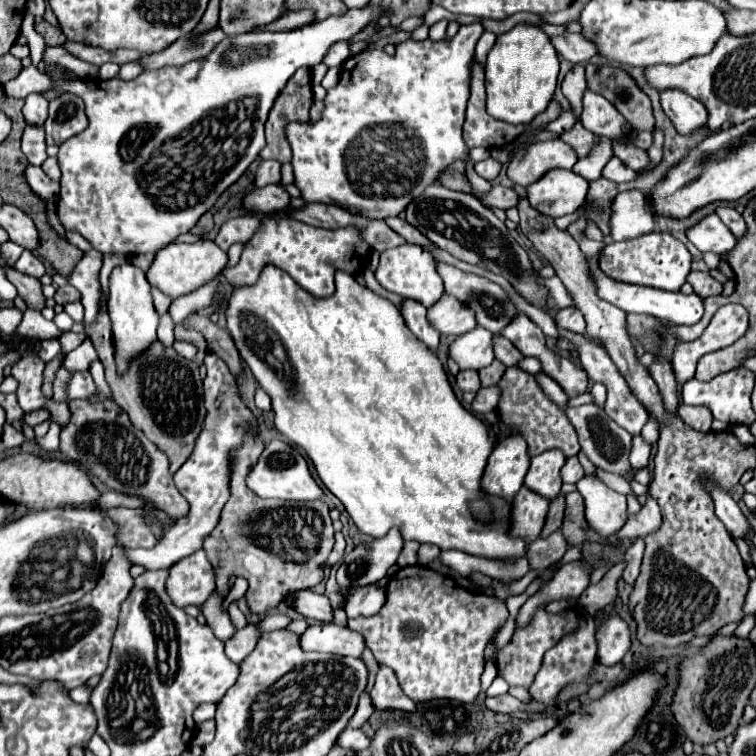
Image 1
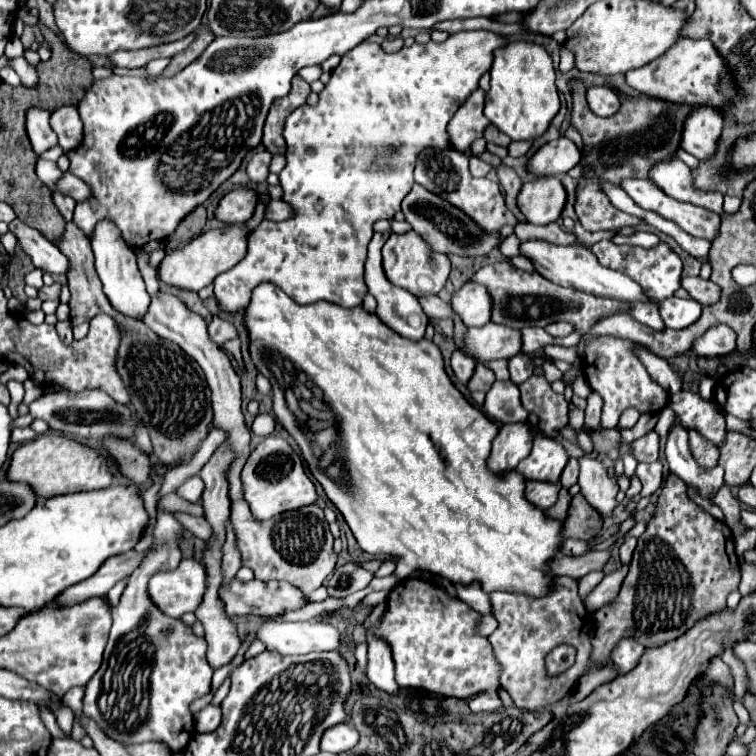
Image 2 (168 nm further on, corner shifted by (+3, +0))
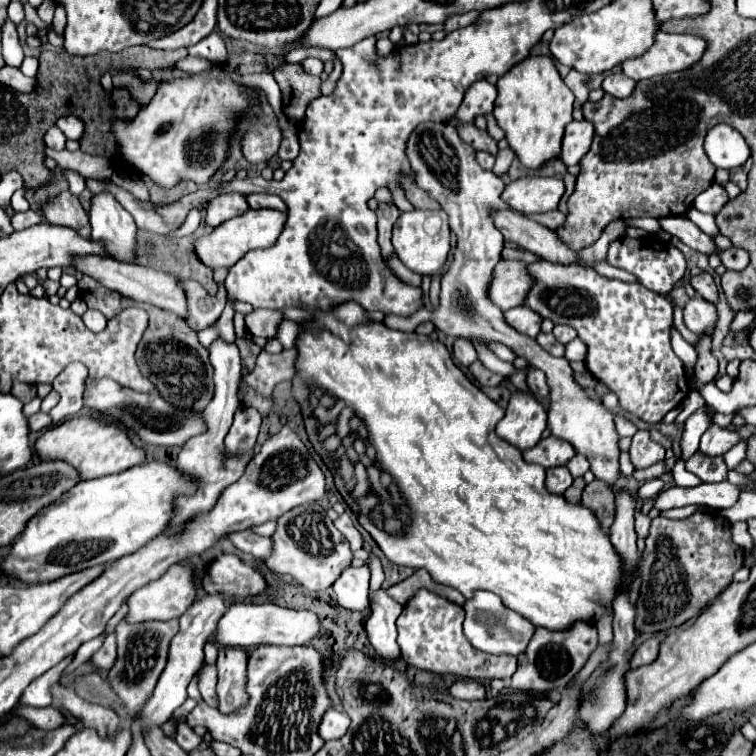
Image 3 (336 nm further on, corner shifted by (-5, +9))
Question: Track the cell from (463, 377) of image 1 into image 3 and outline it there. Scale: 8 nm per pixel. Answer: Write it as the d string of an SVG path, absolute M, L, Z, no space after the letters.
M456 339L456 341L454 341L454 357L456 357L464 367L472 365L472 363L478 359L472 343L466 341L466 339Z

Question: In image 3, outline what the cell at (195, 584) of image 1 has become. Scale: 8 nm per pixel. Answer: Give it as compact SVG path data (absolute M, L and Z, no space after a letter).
M172 565L160 579L144 585L128 599L128 611L124 615L126 623L146 623L146 621L170 621L178 619L196 597L194 581L192 581L192 569L190 565Z

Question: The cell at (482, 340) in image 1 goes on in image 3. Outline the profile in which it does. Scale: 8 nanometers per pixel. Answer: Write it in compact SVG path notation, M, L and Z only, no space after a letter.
M526 305L522 307L514 307L510 311L504 313L506 321L520 333L526 333L530 337L536 337L540 333L540 325L542 325L542 317L538 317L538 313L534 313L532 309L526 309Z

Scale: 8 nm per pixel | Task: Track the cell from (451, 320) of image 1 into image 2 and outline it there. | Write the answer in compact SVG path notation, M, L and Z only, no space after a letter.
M464 284L460 290L452 294L452 310L460 316L460 320L472 328L472 326L484 326L490 320L490 308L492 300L484 286L478 284Z

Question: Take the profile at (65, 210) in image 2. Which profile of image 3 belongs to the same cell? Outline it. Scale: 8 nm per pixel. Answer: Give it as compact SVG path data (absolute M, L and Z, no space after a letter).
M64 171L64 173L66 173L66 179L68 179L68 185L70 185L70 191L74 195L80 195L84 191L84 187L86 187L84 177L78 175L78 173L74 173L74 171Z

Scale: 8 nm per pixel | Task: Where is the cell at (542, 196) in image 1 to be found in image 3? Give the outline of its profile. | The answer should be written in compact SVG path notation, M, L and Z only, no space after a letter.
M524 177L506 185L502 201L518 213L546 213L558 209L558 201L564 195L564 183L558 177Z

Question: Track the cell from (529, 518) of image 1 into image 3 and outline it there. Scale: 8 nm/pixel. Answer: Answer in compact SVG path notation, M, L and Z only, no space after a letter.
M552 467L546 471L546 489L550 493L562 495L572 485L572 481L574 479L572 479L568 467Z

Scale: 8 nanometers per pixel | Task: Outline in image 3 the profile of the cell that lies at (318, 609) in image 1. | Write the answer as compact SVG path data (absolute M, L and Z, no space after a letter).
M220 555L208 565L202 577L202 587L206 593L224 591L228 595L246 597L262 593L266 589L266 581L258 571L244 565L236 555Z

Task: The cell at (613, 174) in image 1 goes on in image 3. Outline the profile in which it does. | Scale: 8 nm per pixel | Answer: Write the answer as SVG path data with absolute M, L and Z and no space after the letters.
M712 183L706 191L702 191L696 199L694 199L694 207L702 213L720 213L720 209L728 203L728 195L726 189L718 183Z

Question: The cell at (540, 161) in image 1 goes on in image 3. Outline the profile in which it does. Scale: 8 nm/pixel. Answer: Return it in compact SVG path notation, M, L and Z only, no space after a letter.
M586 119L572 121L564 133L560 159L566 165L576 165L588 153L590 145L592 145L592 137L594 137L594 125L590 121L586 121Z

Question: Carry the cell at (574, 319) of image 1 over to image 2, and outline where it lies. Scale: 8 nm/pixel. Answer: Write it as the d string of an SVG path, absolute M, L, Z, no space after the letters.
M554 322L554 324L546 326L546 332L548 332L550 336L560 336L560 338L564 338L564 336L568 336L568 334L574 332L574 326L570 326L570 322Z

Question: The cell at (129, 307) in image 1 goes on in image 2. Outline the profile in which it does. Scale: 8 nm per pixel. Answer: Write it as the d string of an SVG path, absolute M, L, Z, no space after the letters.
M108 220L98 222L96 232L90 238L90 242L92 242L94 256L96 256L96 272L98 272L100 280L102 280L102 284L104 284L104 294L108 296L110 304L120 314L130 316L134 320L142 320L142 314L146 314L146 308L150 306L150 294L146 292L146 286L144 286L142 274L138 270L134 252L122 242L118 228Z

